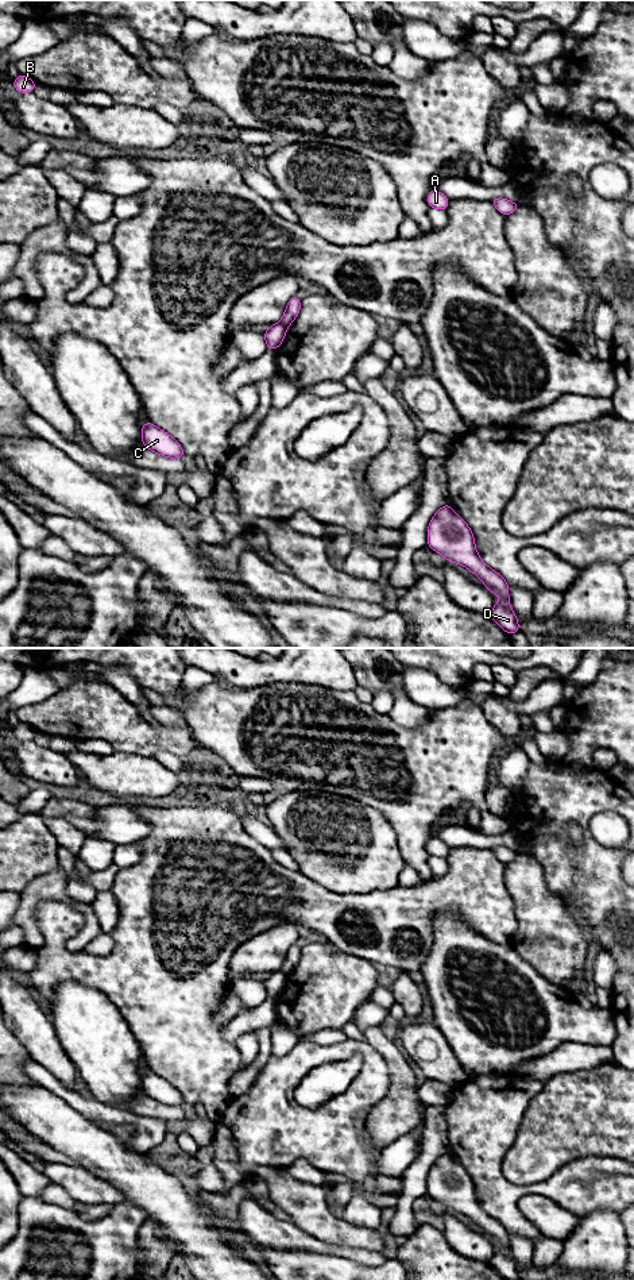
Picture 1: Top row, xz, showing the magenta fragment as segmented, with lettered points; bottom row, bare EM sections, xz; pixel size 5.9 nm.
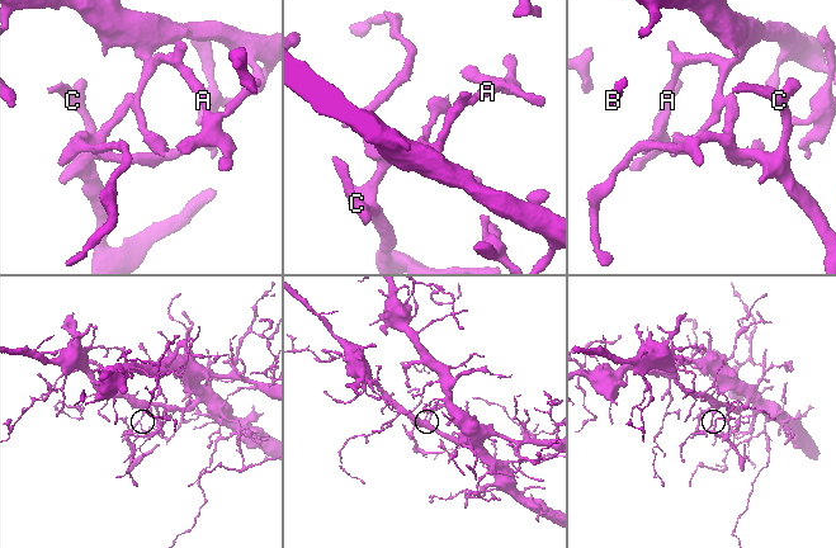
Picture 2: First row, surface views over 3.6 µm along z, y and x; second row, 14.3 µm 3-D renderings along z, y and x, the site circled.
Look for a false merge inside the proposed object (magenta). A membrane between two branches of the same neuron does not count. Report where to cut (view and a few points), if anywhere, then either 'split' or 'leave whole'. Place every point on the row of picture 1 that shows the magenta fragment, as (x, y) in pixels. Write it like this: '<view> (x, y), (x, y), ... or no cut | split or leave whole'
xz (281, 322), (286, 327) | split

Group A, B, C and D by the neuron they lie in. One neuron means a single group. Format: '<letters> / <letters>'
A B D / C

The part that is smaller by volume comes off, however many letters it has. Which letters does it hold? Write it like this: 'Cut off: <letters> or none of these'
Cut off: C

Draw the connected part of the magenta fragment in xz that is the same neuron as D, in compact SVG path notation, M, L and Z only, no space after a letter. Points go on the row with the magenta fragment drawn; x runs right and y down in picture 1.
M445 504L428 525L428 547L451 563L459 563L483 581L492 594L500 597L488 616L509 635L519 632L519 622L510 608L509 583L479 556L475 536L468 524Z

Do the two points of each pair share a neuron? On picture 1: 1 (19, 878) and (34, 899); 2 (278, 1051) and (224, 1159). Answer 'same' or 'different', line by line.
1: different
2: different

